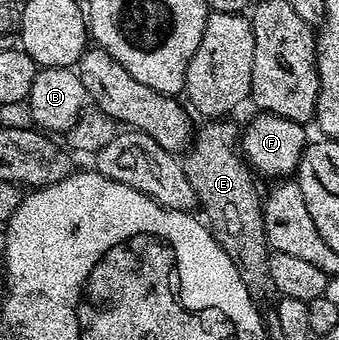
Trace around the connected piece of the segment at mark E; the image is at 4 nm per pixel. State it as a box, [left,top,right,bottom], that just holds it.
[181,118,269,294]

